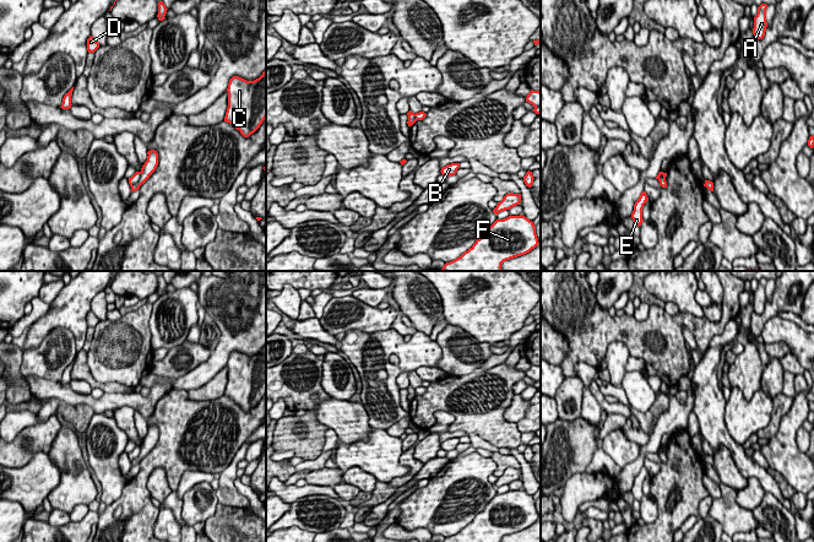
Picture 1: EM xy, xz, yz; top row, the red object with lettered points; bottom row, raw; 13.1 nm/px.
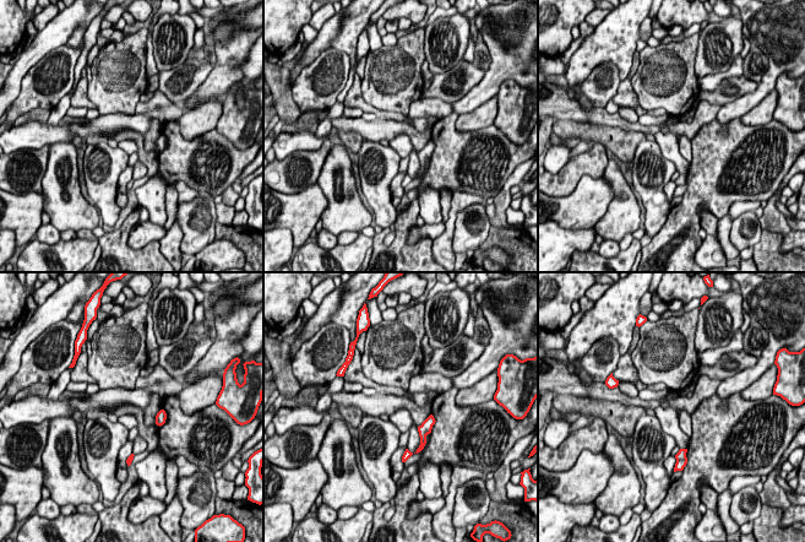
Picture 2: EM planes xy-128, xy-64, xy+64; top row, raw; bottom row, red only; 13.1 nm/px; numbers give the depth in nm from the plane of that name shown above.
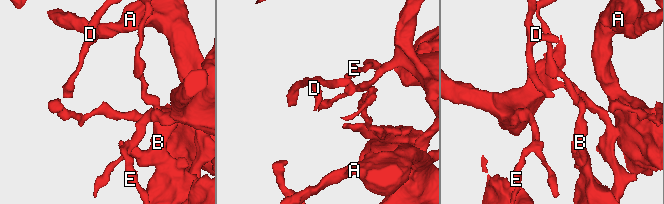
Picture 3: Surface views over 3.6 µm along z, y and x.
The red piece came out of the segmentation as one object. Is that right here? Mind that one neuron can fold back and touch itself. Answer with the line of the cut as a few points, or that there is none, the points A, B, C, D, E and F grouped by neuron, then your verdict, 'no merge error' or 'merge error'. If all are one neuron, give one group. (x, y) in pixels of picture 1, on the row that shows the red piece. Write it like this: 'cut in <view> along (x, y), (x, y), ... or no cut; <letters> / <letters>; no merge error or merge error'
cut in xy along (140, 172), (140, 178), (131, 187); A B E F / C D; merge error

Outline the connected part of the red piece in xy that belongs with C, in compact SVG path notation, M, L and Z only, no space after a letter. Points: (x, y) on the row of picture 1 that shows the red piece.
M266 70L254 81L233 76L227 92L224 121L232 124L244 137L249 137L266 119Z

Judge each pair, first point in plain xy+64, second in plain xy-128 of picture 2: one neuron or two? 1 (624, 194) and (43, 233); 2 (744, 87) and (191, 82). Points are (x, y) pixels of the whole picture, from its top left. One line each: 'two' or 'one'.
1: two
2: one

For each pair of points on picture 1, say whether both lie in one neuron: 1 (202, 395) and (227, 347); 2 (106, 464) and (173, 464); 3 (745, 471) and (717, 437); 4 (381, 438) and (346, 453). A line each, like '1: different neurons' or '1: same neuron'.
1: different neurons
2: different neurons
3: same neuron
4: same neuron

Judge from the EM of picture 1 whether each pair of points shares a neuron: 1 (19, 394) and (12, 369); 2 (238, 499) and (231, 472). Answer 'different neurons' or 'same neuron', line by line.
1: same neuron
2: same neuron

